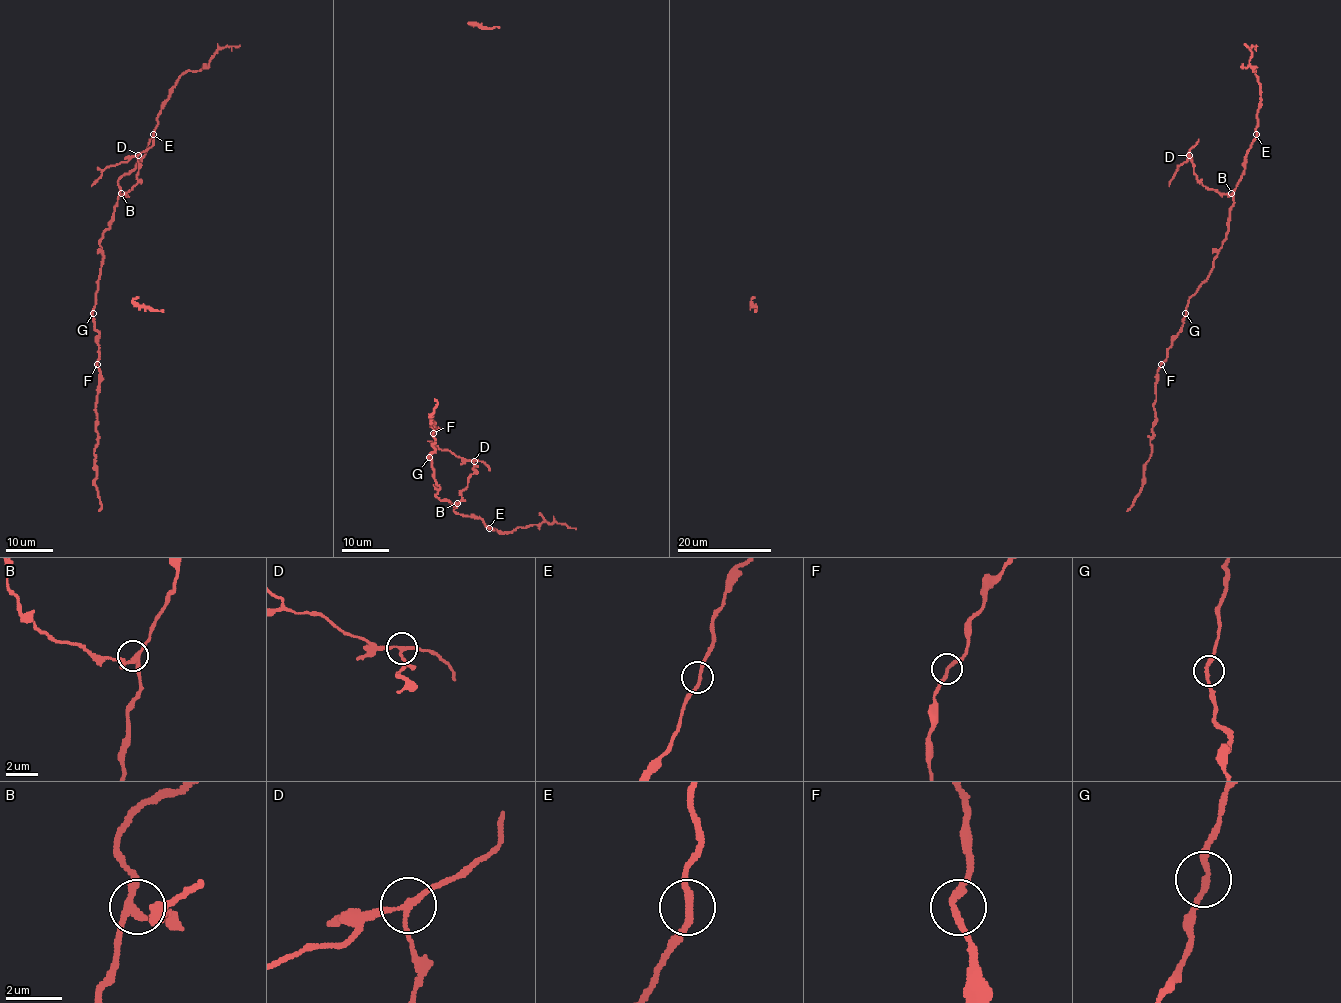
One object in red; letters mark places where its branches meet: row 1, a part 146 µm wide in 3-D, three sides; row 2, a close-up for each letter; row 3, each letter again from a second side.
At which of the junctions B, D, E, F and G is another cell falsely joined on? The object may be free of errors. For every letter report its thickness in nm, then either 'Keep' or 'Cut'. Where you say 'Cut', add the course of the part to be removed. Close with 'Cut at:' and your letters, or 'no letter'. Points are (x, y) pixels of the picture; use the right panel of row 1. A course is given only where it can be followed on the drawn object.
B: Thickness 240 nm. Keep
D: Thickness 180 nm. Cut. Course of the part to remove: (1189, 155), (1178, 166), (1169, 186)
E: Thickness 200 nm. Keep
F: Thickness 200 nm. Keep
G: Thickness 200 nm. Keep
Cut at: D

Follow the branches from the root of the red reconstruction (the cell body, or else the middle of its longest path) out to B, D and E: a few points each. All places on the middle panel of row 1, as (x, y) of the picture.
B: (432, 434), (434, 450), (429, 457), (439, 487), (436, 495), (453, 506), (457, 503)
D: (432, 434), (434, 450), (429, 457), (440, 500), (453, 506), (460, 501), (474, 471), (473, 461)
E: (432, 434), (434, 450), (429, 457), (439, 487), (436, 495), (454, 506), (457, 514), (479, 517), (489, 528)

